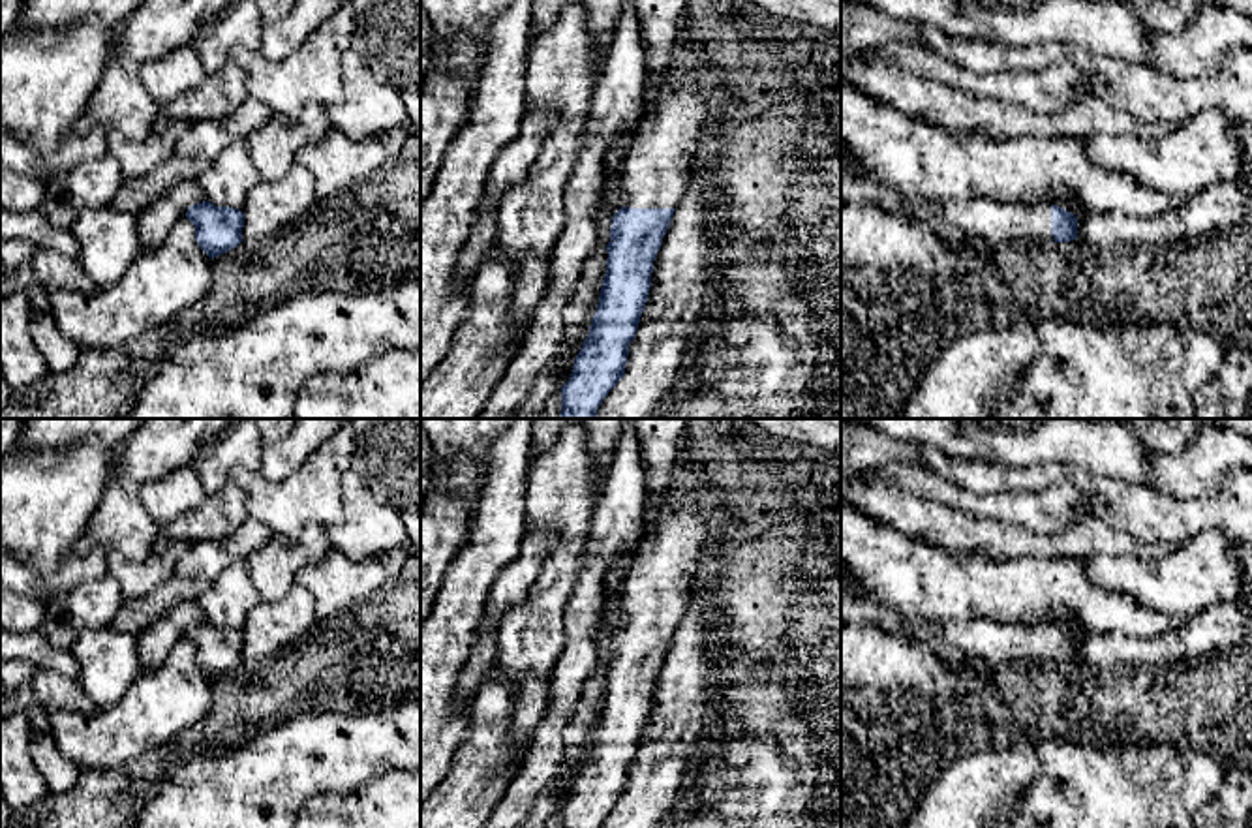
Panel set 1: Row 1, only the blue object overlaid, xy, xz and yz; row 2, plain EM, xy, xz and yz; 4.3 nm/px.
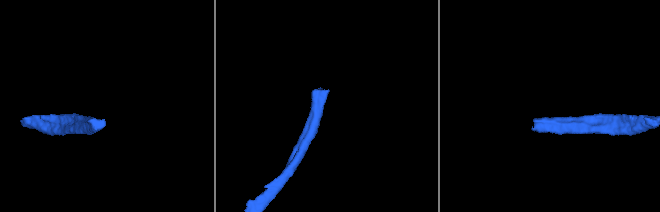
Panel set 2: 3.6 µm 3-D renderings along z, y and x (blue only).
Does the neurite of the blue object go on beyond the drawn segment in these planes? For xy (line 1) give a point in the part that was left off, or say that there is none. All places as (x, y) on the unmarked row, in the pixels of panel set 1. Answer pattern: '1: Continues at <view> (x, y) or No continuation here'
1: No continuation here

